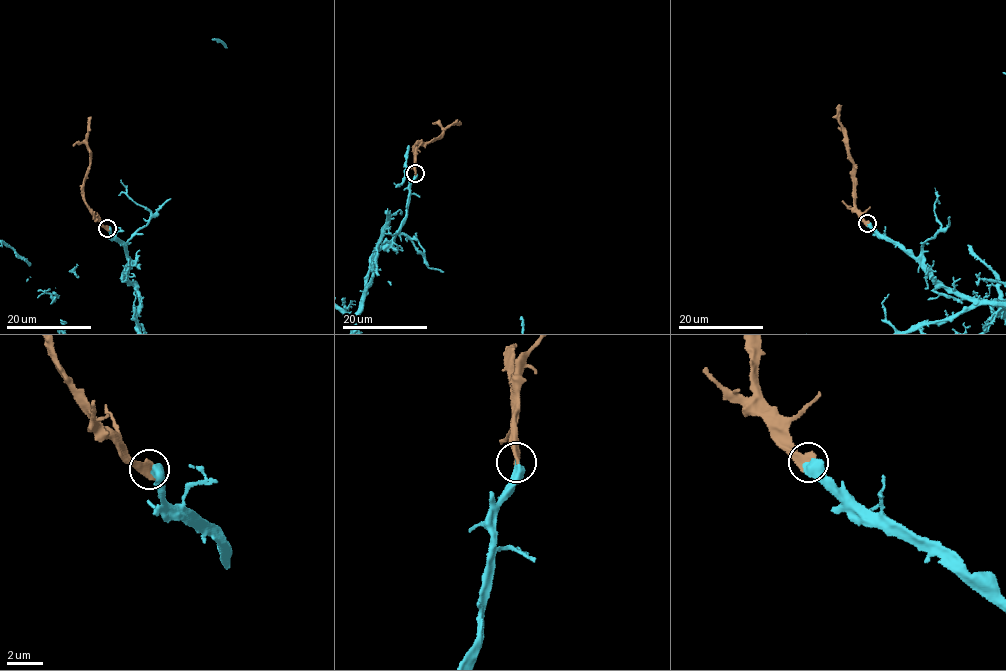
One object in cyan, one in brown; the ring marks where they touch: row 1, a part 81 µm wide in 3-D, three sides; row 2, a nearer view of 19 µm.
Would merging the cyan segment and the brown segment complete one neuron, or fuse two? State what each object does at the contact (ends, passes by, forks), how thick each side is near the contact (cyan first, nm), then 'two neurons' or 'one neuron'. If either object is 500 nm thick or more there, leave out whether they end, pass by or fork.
calibres 550 and 440 nm; one neuron

